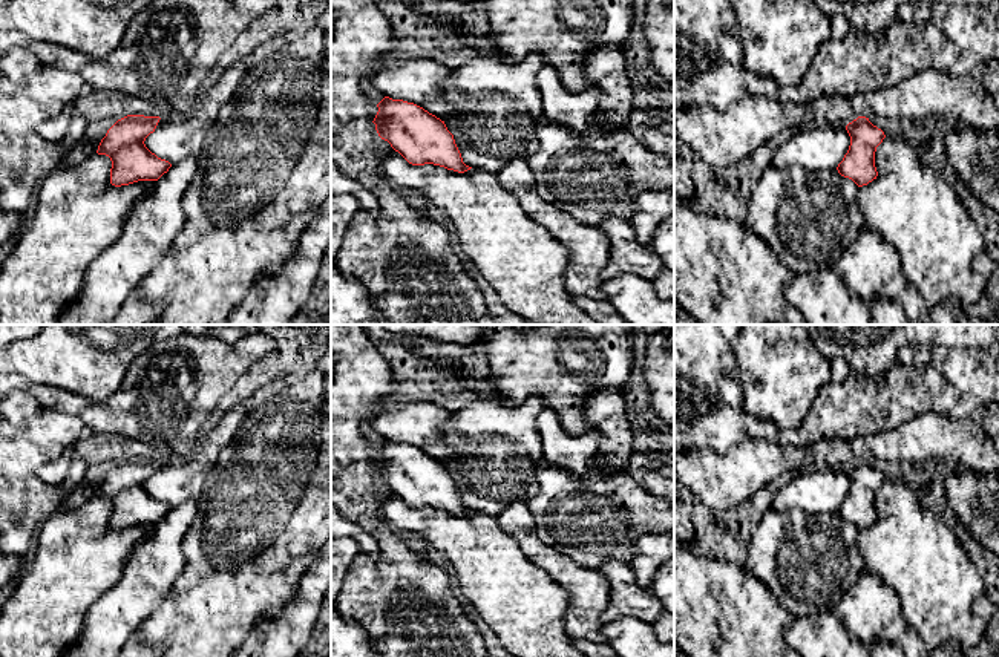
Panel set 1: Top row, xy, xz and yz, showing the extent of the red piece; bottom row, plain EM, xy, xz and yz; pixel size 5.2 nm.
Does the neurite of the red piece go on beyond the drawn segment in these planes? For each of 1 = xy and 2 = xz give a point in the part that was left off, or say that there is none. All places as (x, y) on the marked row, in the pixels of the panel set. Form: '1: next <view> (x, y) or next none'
1: next xy (78, 213)
2: next xz (521, 261)

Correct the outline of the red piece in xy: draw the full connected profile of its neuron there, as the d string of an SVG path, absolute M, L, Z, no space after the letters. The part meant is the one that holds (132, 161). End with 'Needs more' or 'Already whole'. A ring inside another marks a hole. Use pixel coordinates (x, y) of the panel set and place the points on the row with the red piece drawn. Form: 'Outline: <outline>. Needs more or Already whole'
Outline: M127 115L118 119L93 155L69 168L58 167L44 179L35 194L34 211L0 270L0 325L58 325L80 300L89 266L121 236L132 205L144 194L144 182L158 181L172 167L144 144L159 119L159 116L144 115Z. Needs more

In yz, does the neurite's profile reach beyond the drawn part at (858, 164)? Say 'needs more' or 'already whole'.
needs more

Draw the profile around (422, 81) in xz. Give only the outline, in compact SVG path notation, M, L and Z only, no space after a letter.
M432 60L383 61L369 77L386 96L414 103L441 121L454 116L454 104L444 96L449 69Z

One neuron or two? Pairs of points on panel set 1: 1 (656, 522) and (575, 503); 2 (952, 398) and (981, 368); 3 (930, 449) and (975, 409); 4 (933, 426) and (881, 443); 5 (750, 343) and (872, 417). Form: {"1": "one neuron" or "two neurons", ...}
{"1": "one neuron", "2": "two neurons", "3": "two neurons", "4": "one neuron", "5": "two neurons"}

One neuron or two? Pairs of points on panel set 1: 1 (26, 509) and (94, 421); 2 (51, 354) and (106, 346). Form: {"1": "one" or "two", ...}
{"1": "two", "2": "one"}

